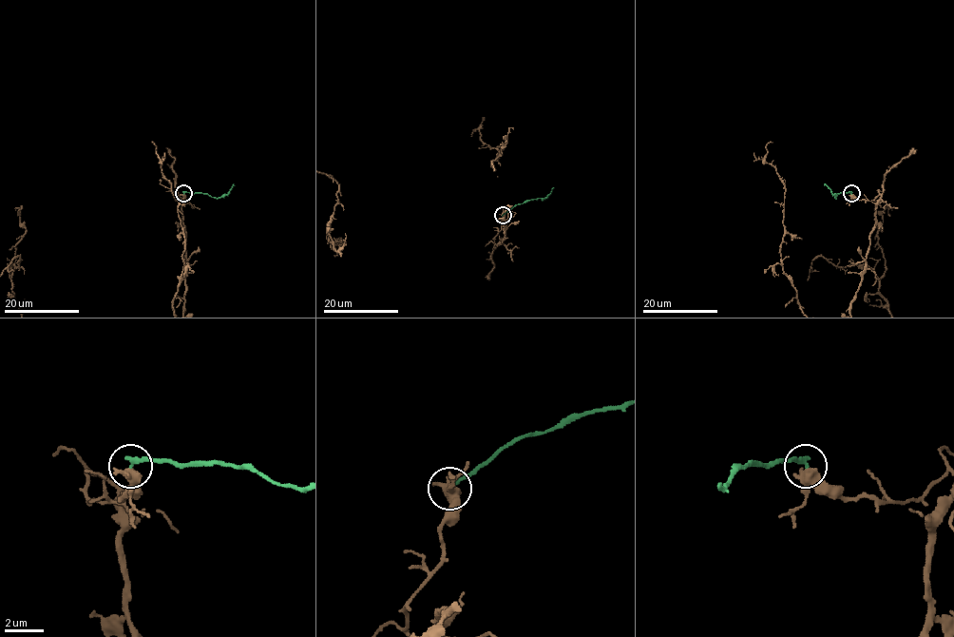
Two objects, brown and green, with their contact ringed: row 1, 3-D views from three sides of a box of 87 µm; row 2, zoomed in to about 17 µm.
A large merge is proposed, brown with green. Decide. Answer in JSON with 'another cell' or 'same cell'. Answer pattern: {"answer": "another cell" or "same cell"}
{"answer": "another cell"}

